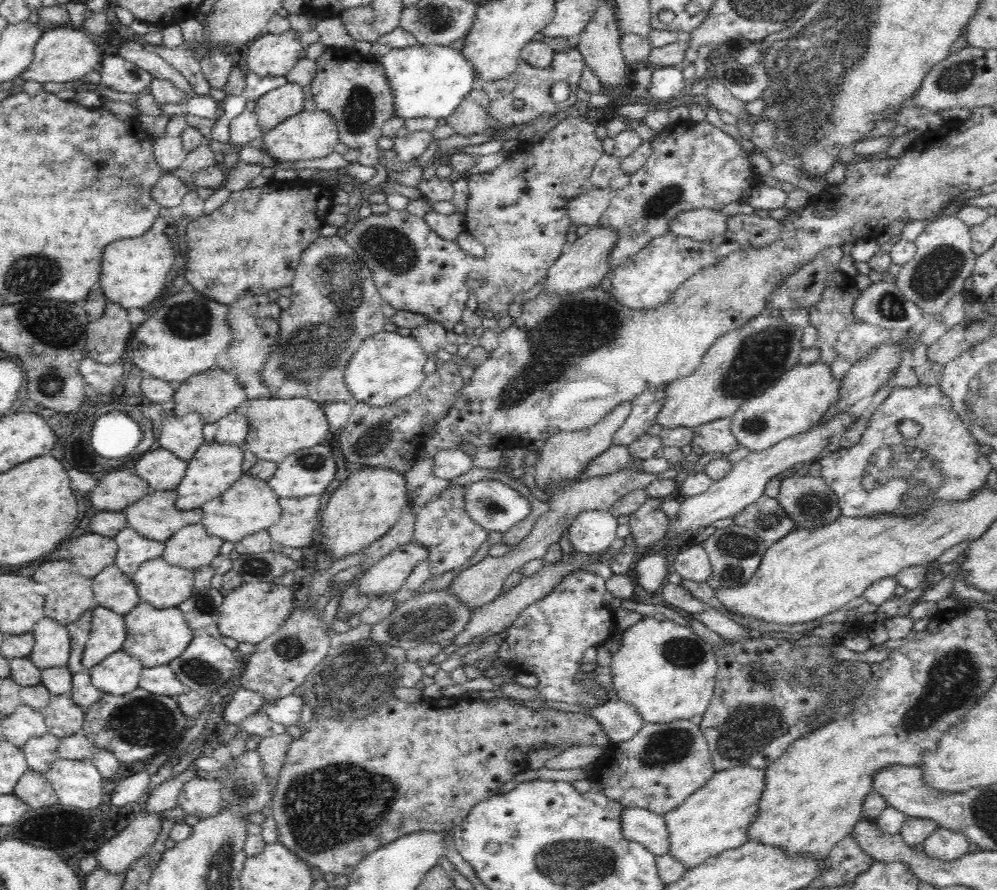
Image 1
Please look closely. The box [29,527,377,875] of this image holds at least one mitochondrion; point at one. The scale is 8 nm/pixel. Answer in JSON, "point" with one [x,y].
{"point":[143,721]}

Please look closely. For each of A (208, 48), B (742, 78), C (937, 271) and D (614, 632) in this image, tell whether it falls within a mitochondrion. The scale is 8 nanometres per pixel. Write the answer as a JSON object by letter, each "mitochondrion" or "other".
{"A":"other","B":"mitochondrion","C":"mitochondrion","D":"other"}

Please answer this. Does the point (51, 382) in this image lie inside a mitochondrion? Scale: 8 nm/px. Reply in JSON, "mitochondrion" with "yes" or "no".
{"mitochondrion":"yes"}

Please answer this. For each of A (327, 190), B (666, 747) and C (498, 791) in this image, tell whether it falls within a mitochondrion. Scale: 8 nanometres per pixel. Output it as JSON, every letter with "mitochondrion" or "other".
{"A":"other","B":"mitochondrion","C":"other"}

